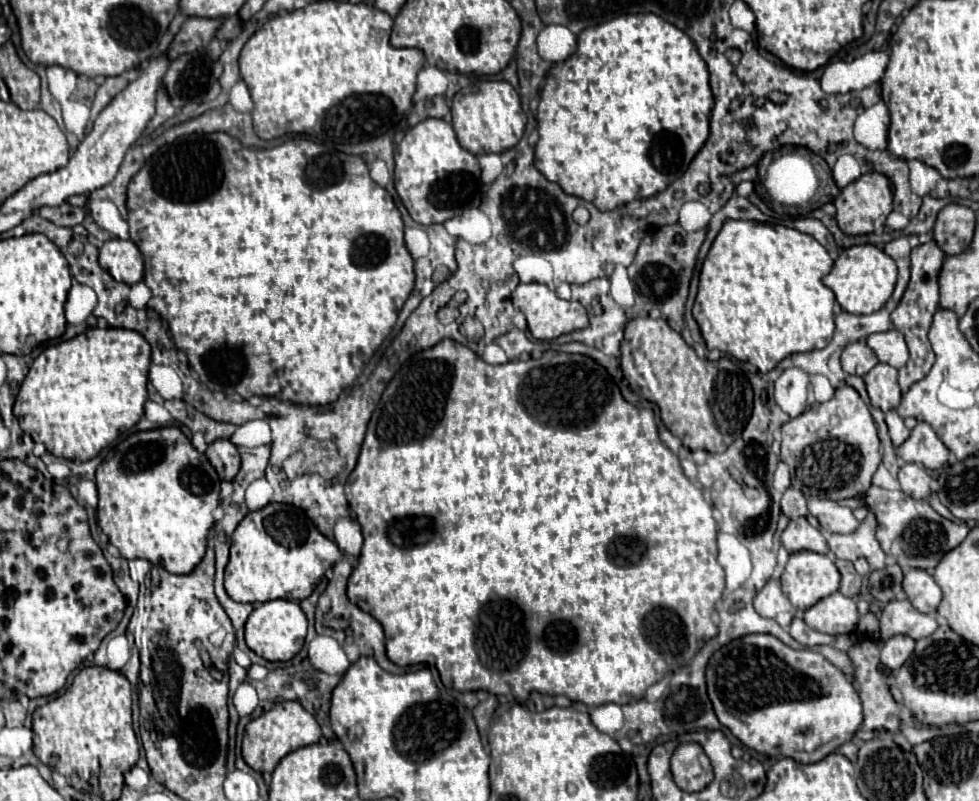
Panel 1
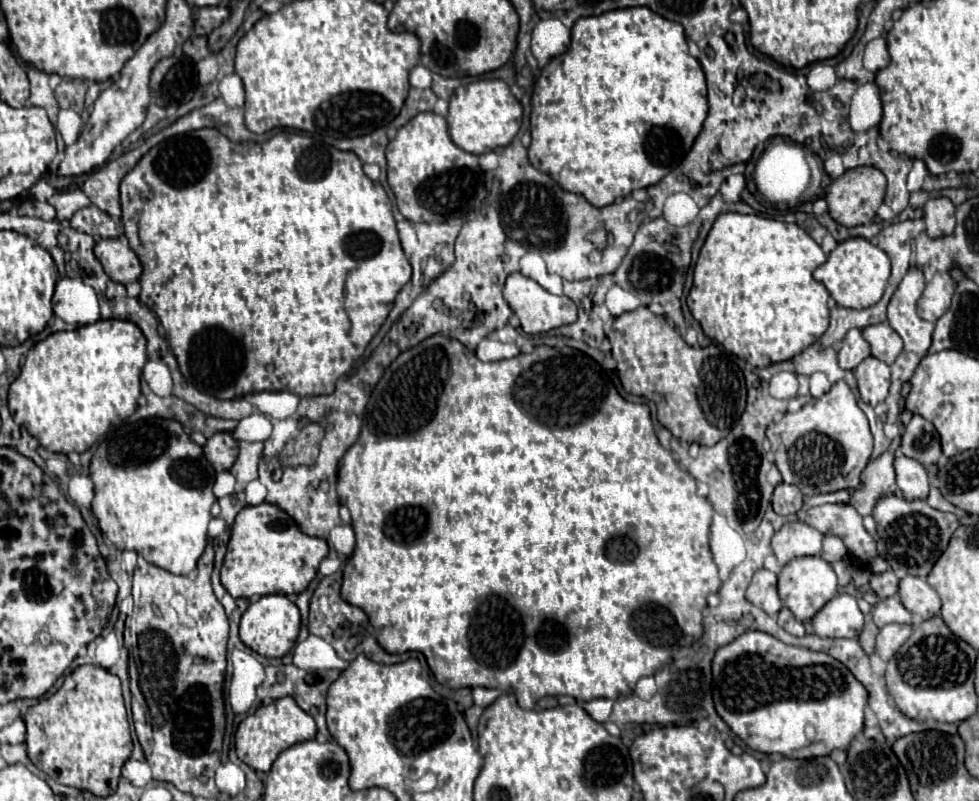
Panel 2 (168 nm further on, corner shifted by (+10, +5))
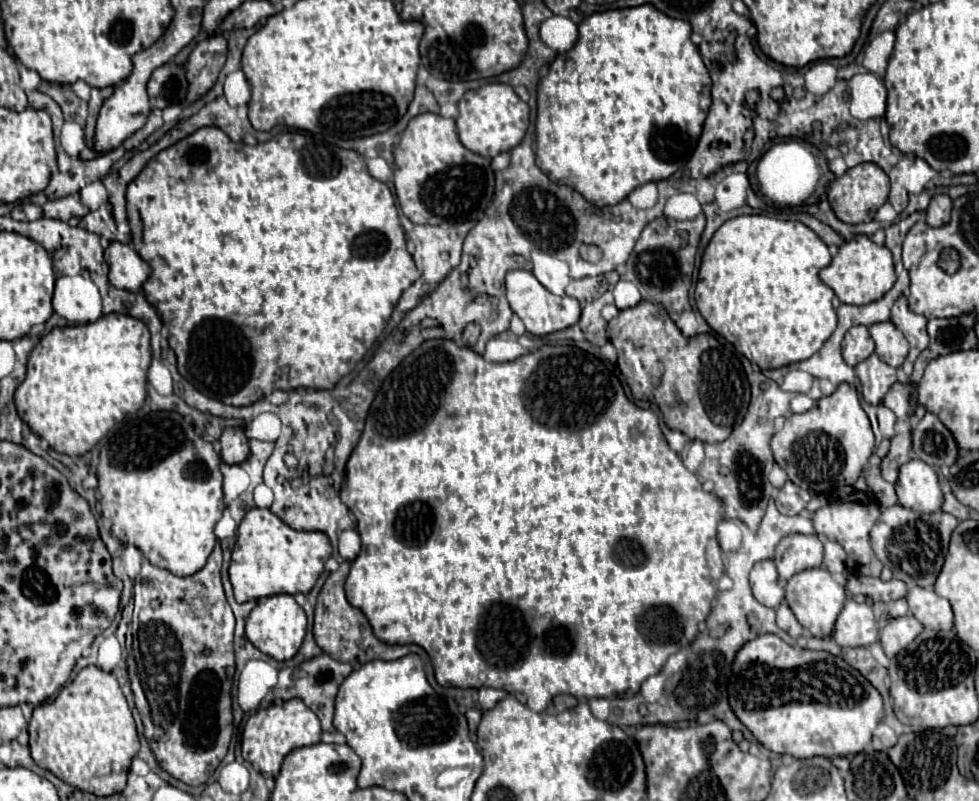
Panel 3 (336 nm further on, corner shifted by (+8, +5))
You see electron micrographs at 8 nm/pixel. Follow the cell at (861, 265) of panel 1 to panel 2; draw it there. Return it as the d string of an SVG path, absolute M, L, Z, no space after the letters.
M854 237L838 243L838 247L828 255L828 261L814 271L814 279L824 283L824 287L830 291L836 303L840 307L850 309L866 309L870 305L876 305L884 295L888 277L890 277L888 255L880 247L874 247L864 237Z

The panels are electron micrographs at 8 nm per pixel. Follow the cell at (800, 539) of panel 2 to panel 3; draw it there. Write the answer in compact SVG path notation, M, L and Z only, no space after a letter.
M794 533L784 537L774 553L778 575L786 581L794 573L822 565L822 541L816 535Z

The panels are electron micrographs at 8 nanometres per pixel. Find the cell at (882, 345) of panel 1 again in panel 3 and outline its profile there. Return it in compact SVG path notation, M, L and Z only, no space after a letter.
M892 321L874 323L868 327L868 331L876 343L876 355L884 363L888 363L892 367L900 367L908 355L908 341L902 335L902 331L896 329L892 325Z

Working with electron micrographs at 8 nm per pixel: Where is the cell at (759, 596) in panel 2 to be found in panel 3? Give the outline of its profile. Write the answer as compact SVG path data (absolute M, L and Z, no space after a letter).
M774 561L756 563L754 569L750 571L750 585L752 585L754 597L766 607L776 609L780 605L780 601L784 599L786 583L778 577Z

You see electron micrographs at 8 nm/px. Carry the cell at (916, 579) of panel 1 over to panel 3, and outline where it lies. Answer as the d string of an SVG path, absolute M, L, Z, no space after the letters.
M912 587L906 593L910 613L926 629L952 629L952 609L950 603L936 595L932 587Z

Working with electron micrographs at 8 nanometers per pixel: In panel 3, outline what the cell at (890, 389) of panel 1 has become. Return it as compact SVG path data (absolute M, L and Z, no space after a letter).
M874 353L856 365L856 375L862 383L862 397L870 405L880 405L888 389L896 383L896 369L880 361Z

